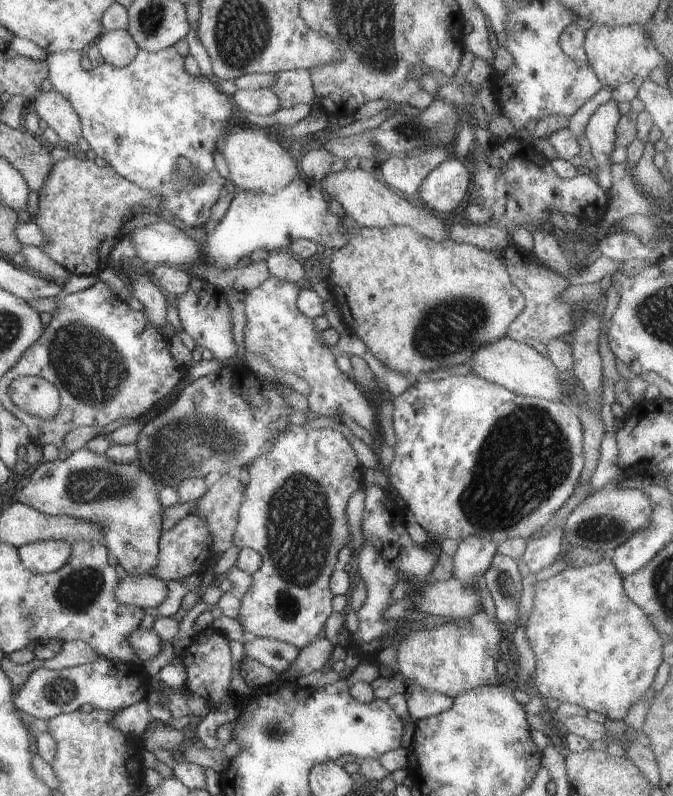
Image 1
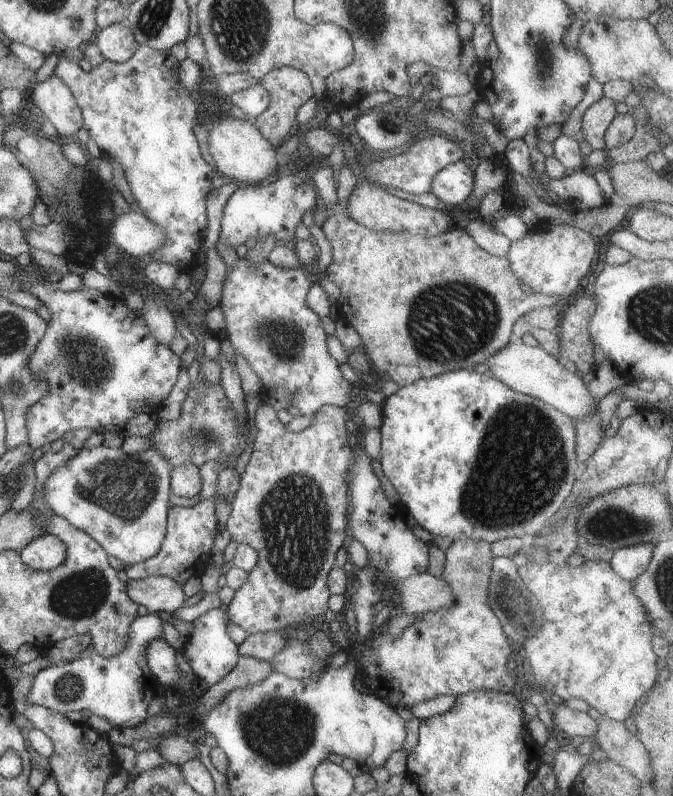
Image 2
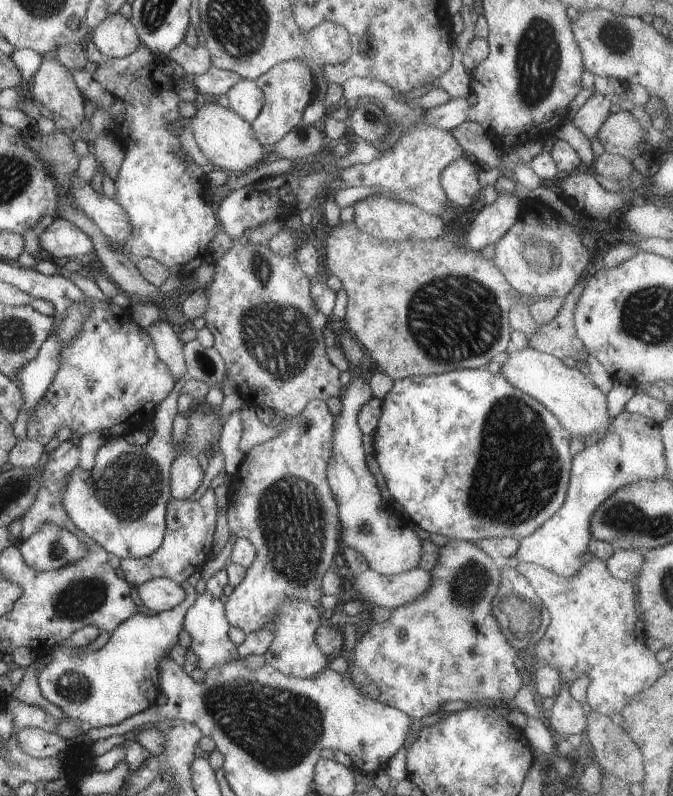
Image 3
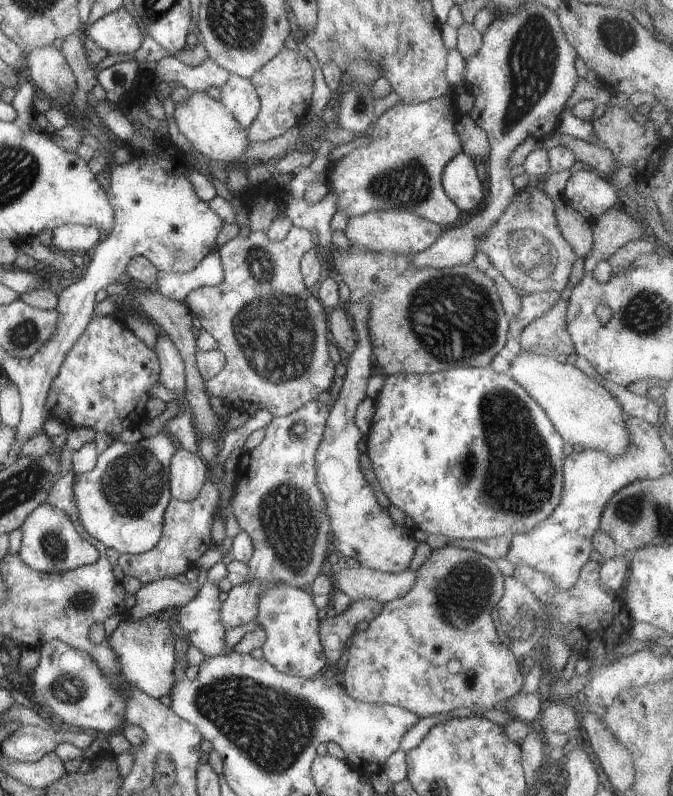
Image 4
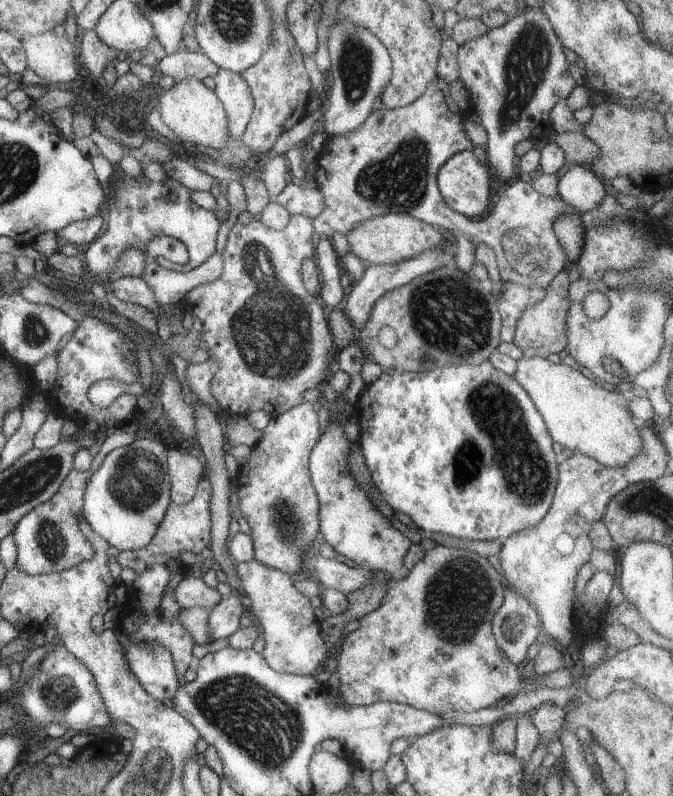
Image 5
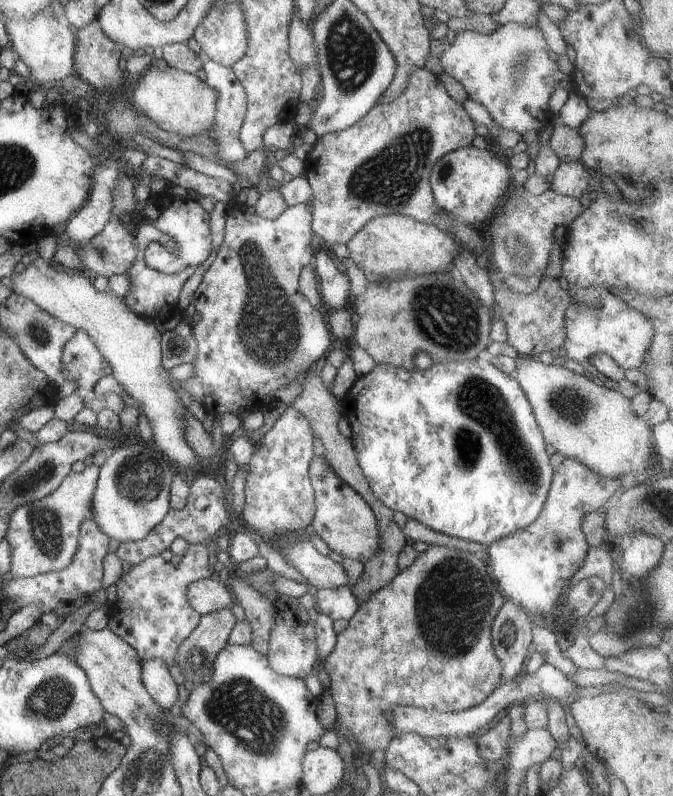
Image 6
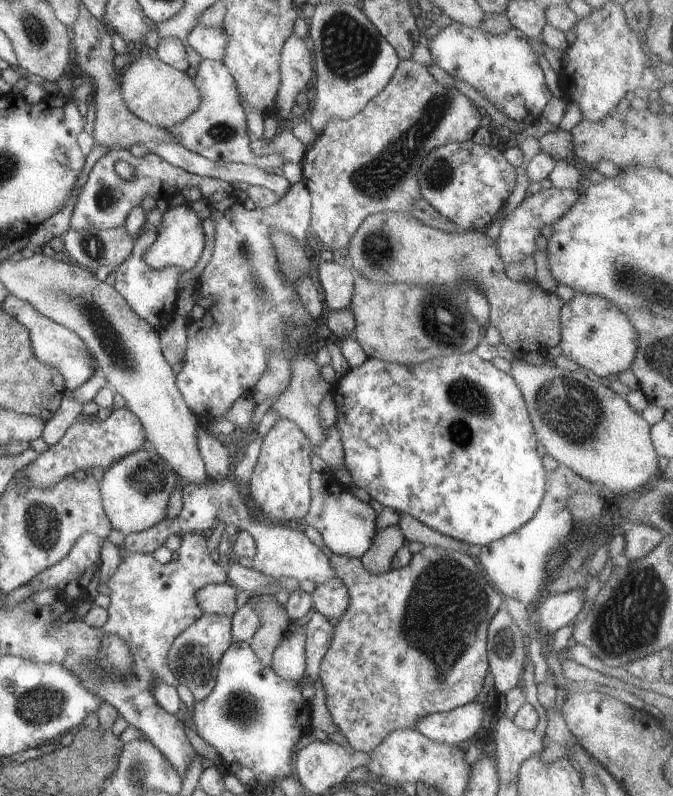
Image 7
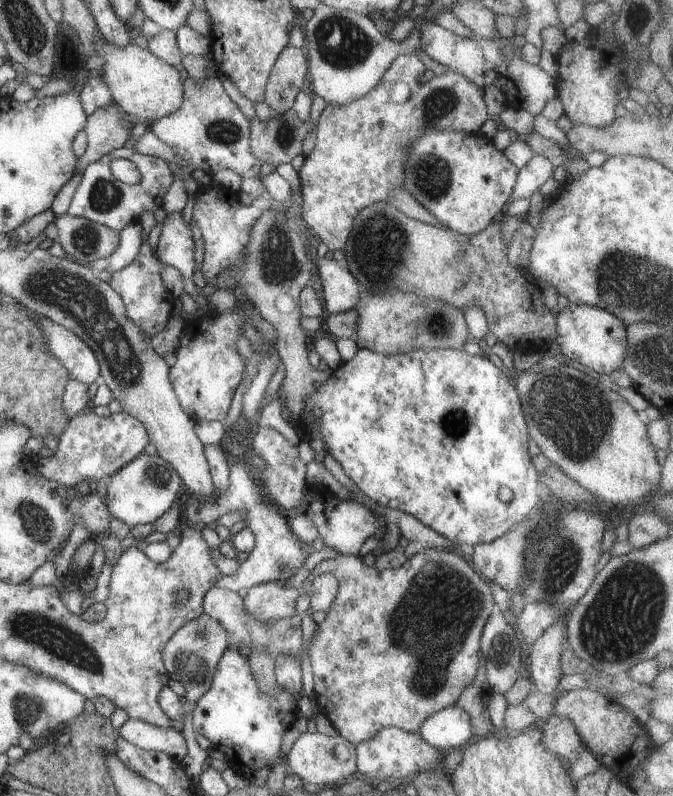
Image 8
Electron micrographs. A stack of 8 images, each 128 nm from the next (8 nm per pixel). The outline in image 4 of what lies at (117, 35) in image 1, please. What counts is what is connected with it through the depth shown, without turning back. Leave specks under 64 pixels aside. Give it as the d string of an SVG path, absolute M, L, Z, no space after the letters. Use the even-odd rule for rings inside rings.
M124 7L85 26L82 35L88 36L109 55L133 54L146 36L138 18Z

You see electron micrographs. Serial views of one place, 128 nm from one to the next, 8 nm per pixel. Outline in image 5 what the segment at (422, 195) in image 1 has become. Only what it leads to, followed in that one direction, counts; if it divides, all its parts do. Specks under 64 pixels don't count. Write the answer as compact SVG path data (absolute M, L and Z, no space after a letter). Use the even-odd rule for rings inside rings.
M464 150L457 152L440 167L437 174L437 186L444 198L444 202L452 210L468 218L478 219L488 211L488 206L490 206L491 174L490 167L479 162L472 150Z

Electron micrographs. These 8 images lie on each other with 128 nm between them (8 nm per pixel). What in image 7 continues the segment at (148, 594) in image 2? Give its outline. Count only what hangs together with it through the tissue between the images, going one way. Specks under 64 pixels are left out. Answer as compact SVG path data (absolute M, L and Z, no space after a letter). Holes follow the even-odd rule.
M230 582L208 584L196 592L196 604L206 613L232 617L238 590Z

